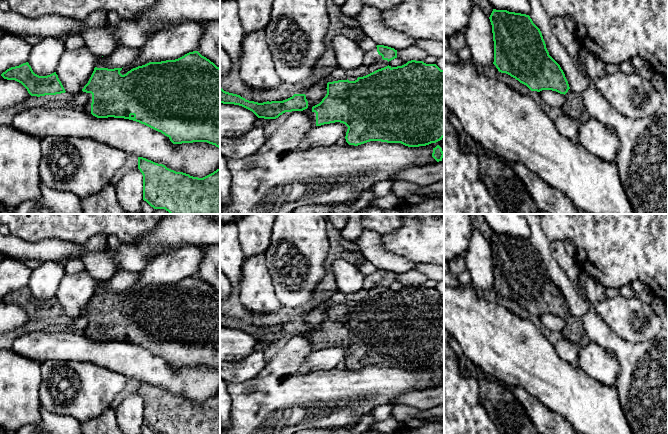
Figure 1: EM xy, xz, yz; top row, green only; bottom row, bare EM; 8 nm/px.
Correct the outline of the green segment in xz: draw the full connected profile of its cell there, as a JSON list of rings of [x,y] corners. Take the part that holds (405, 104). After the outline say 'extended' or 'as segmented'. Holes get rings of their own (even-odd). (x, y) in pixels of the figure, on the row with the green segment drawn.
[[[411,60],[402,66],[391,67],[388,65],[366,76],[358,77],[355,81],[349,81],[347,79],[328,82],[326,89],[326,96],[319,104],[312,107],[312,113],[310,115],[312,123],[314,126],[335,122],[345,124],[348,127],[345,139],[349,145],[358,146],[370,141],[381,141],[387,143],[401,143],[408,147],[419,147],[436,143],[444,137],[444,70],[441,70],[436,64],[426,64],[423,61]]]; extended

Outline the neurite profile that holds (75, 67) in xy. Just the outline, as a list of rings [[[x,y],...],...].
[[[87,46],[64,51],[55,72],[68,96],[82,92],[94,71],[96,60]]]

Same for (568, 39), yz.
[[[562,16],[550,18],[552,32],[557,40],[564,46],[566,51],[571,56],[577,56],[581,47],[575,33],[570,32],[565,25]]]

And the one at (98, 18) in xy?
[[[96,11],[88,16],[87,19],[84,20],[84,25],[87,28],[90,27],[99,27],[106,23],[107,21],[107,12],[105,11]]]

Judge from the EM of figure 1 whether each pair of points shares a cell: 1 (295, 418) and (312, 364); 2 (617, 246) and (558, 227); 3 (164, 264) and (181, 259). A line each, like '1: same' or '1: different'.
1: different
2: same
3: same

